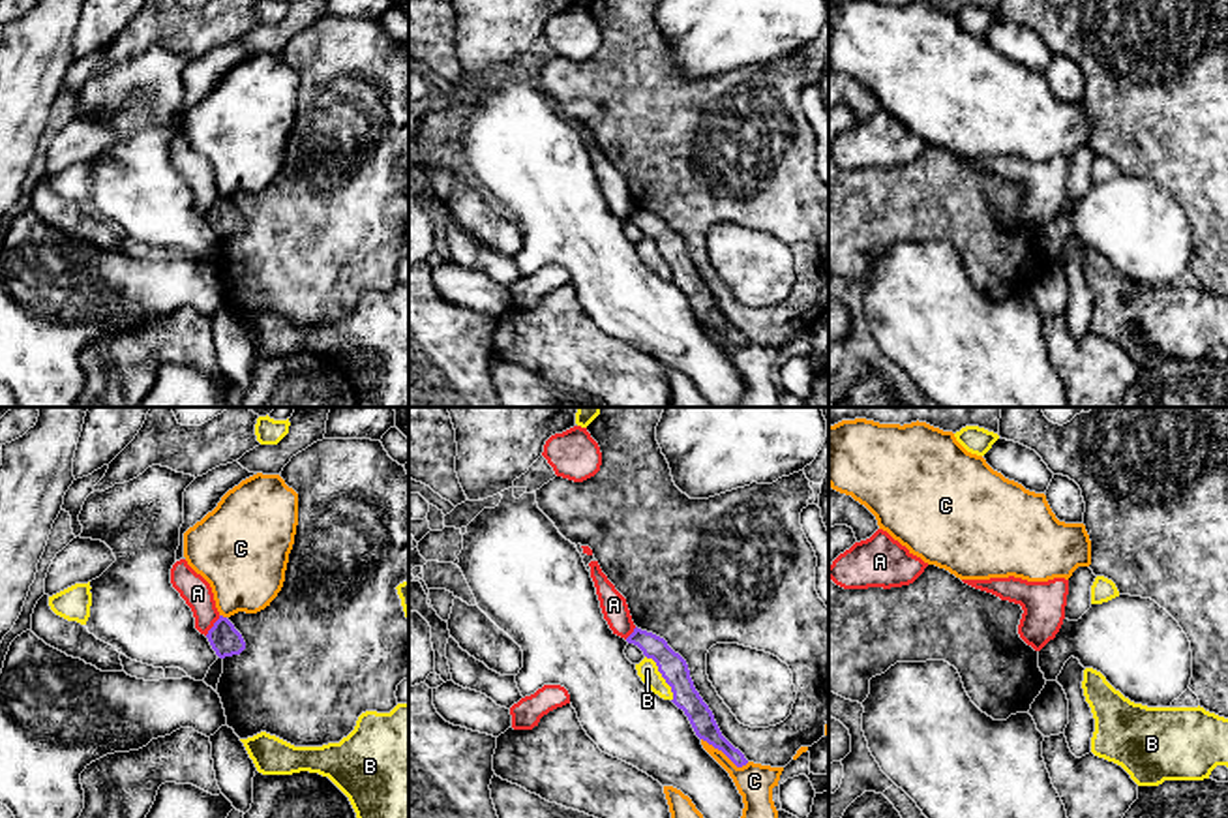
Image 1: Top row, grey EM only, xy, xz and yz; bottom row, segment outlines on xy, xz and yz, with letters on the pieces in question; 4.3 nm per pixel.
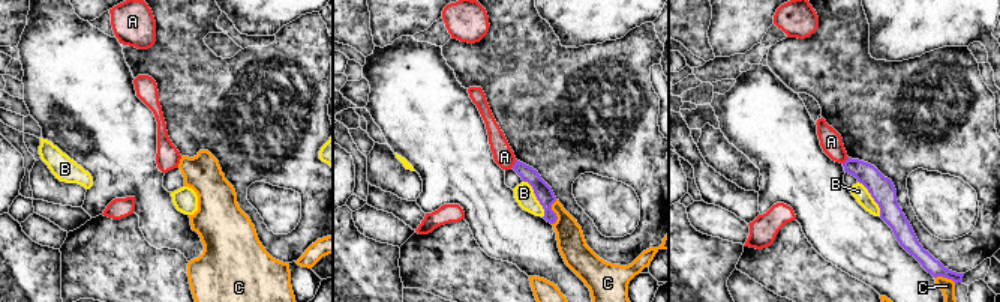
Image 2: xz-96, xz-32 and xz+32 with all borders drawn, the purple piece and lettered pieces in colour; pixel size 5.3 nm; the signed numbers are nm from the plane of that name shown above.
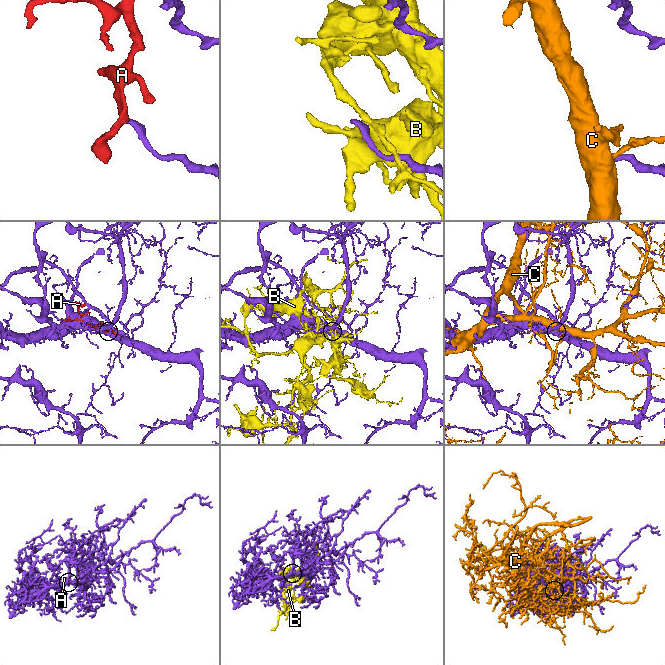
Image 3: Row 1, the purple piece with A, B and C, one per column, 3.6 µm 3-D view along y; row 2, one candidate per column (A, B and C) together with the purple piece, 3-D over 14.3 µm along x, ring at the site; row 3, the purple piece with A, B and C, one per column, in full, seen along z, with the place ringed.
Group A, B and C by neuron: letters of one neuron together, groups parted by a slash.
A / B / C

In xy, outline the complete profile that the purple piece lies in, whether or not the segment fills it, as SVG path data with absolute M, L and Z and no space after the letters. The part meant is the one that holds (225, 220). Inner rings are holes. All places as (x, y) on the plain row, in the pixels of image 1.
M223 195L214 203L206 218L219 238L240 235L246 229L242 214Z

